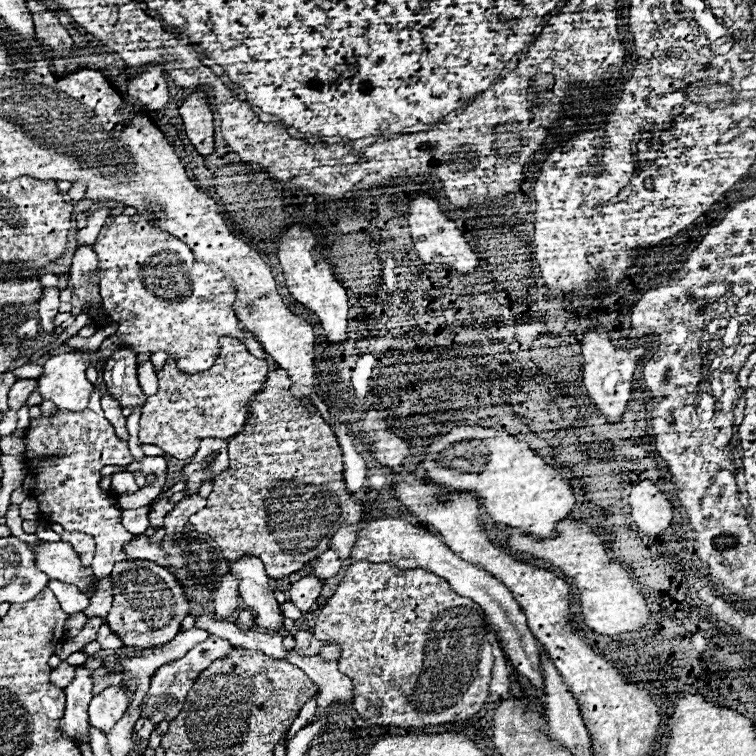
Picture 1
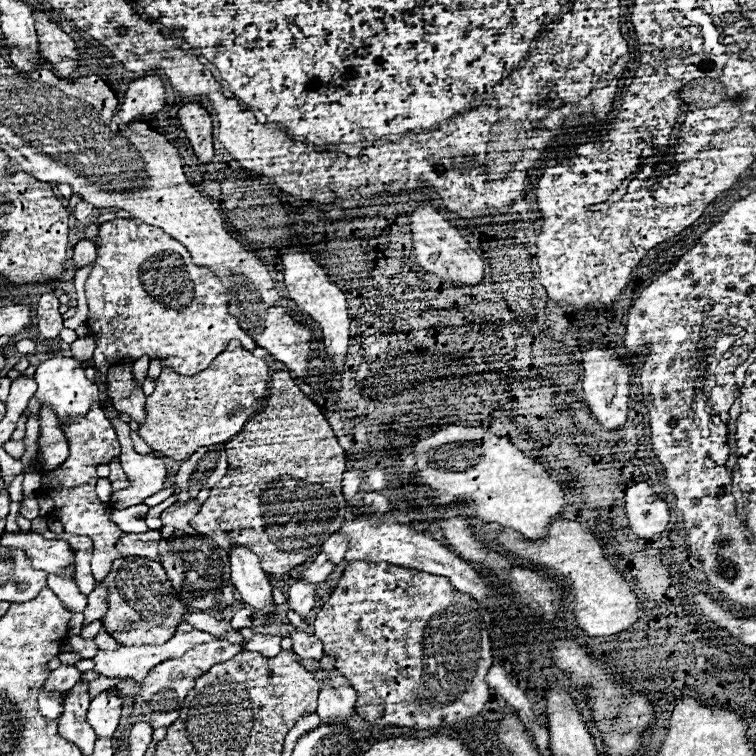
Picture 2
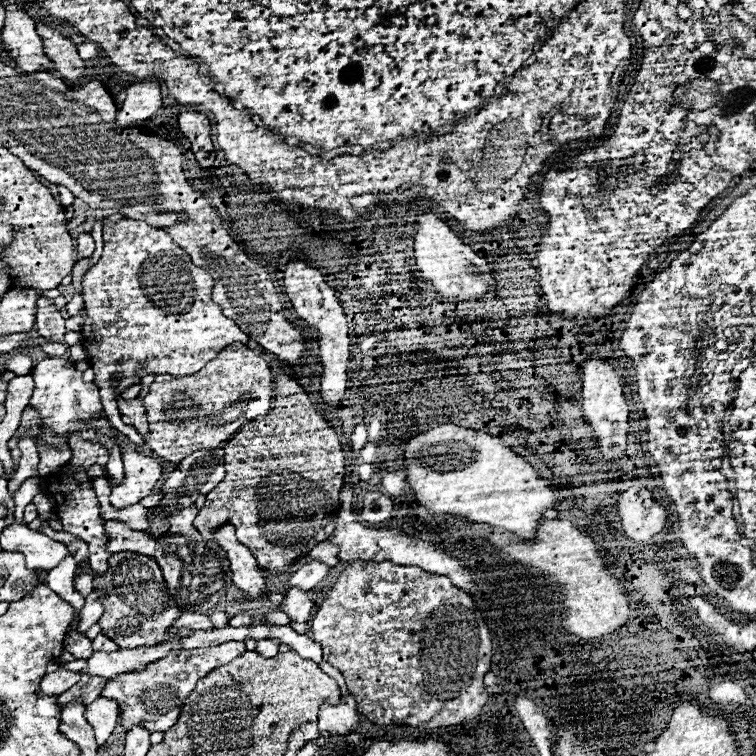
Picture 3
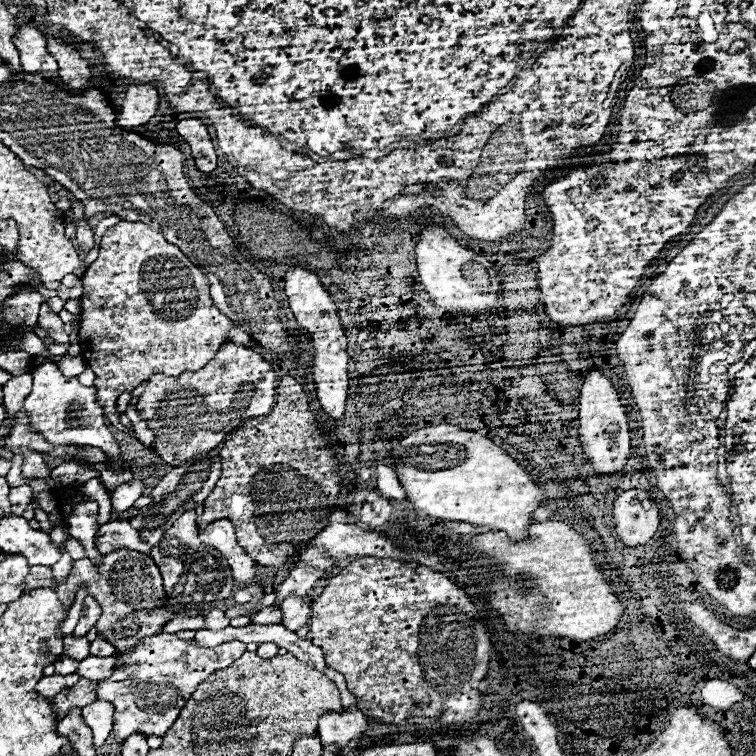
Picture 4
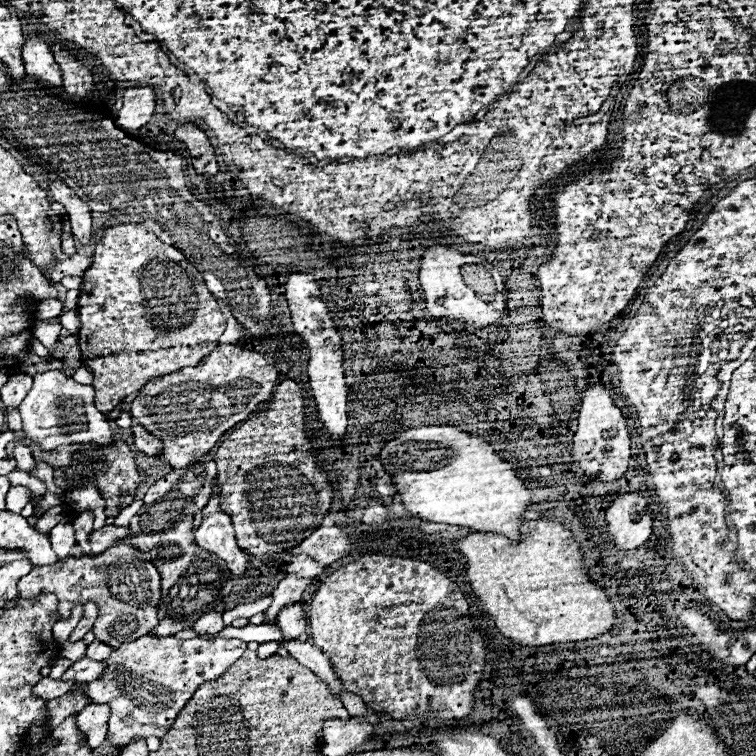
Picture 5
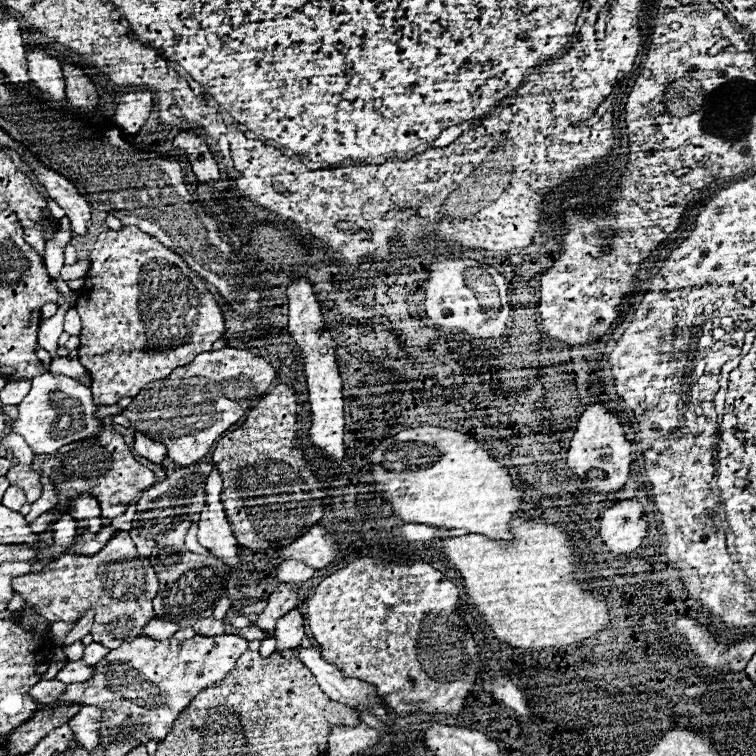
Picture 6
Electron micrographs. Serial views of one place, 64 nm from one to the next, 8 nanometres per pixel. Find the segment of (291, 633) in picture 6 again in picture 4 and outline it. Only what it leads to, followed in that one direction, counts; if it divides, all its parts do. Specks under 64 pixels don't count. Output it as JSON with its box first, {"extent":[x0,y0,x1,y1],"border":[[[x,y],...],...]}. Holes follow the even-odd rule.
{"extent":[280,596,310,630],"border":[[[286,596],[286,600],[282,600],[280,610],[284,614],[282,624],[290,630],[298,630],[300,626],[306,626],[308,618],[310,618],[310,600],[304,596]]]}

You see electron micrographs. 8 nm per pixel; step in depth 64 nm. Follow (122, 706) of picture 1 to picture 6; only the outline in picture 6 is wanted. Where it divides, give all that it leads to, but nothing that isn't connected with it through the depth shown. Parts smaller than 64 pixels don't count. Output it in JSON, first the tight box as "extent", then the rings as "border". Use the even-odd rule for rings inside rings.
{"extent":[70,706,102,750],"border":[[[82,706],[82,710],[70,720],[70,728],[76,736],[76,740],[86,748],[94,750],[100,744],[100,720],[102,720],[102,708],[98,706]]]}

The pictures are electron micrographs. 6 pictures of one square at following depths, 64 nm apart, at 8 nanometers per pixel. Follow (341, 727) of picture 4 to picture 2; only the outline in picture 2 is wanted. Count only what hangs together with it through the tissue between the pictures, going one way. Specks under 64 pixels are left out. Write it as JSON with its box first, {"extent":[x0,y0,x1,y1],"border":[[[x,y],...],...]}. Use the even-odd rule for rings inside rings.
{"extent":[298,660,356,722],"border":[[[302,660],[298,662],[310,670],[314,670],[316,680],[322,684],[320,696],[318,696],[318,716],[322,722],[344,722],[350,718],[356,702],[356,690],[350,686],[350,682],[338,672],[326,672],[320,664],[320,660]]]}

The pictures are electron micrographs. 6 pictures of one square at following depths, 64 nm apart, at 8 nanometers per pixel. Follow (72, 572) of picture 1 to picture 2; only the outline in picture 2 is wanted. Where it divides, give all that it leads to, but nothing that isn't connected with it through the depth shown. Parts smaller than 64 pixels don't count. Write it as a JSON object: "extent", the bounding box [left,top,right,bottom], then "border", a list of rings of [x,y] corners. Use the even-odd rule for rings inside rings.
{"extent":[2,532,74,574],"border":[[[4,532],[2,544],[10,548],[22,548],[30,564],[36,570],[44,570],[48,574],[62,574],[68,566],[74,566],[74,552],[70,550],[68,542],[64,540],[46,540],[36,532],[20,532],[20,534],[10,534]]]}

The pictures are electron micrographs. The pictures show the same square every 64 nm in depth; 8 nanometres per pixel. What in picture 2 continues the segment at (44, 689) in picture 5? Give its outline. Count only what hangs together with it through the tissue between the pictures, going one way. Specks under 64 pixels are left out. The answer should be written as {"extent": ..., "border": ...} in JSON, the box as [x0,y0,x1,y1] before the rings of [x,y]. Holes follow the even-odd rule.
{"extent":[46,666,82,692],"border":[[[58,666],[56,670],[50,672],[48,680],[46,680],[46,690],[58,690],[58,692],[68,692],[76,682],[78,678],[82,678],[82,672],[76,670],[74,666]]]}

